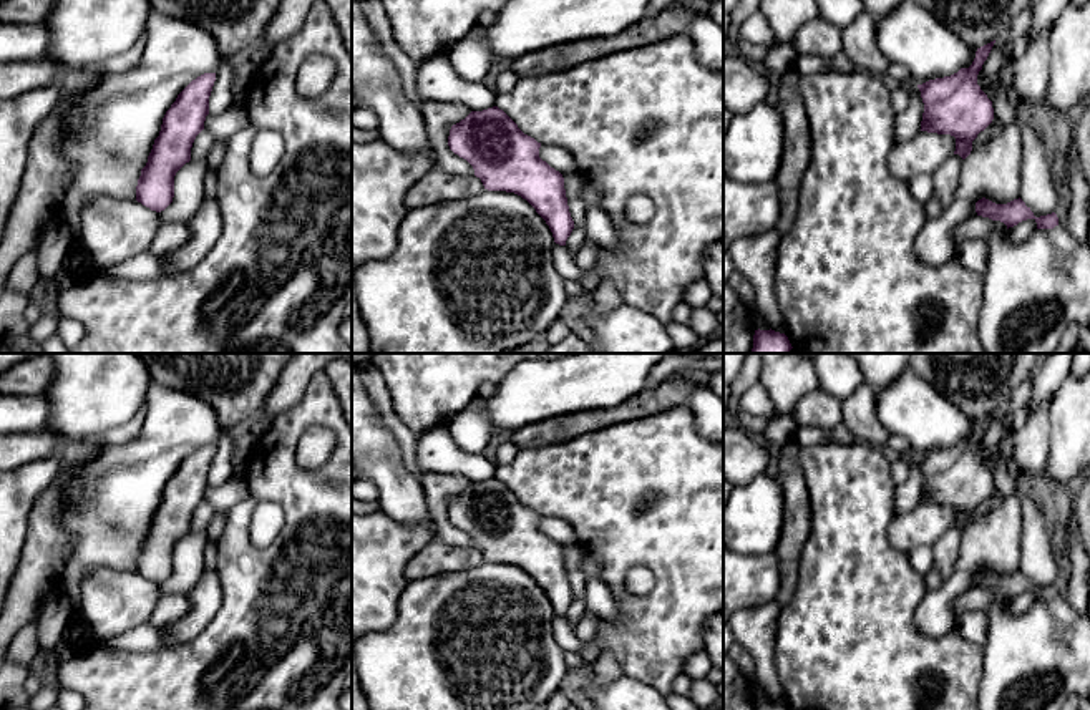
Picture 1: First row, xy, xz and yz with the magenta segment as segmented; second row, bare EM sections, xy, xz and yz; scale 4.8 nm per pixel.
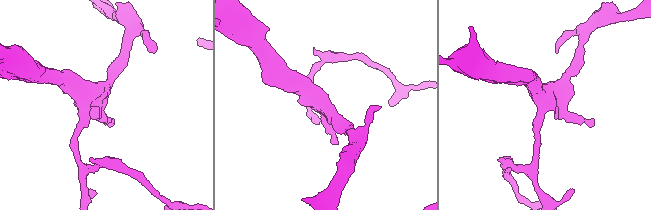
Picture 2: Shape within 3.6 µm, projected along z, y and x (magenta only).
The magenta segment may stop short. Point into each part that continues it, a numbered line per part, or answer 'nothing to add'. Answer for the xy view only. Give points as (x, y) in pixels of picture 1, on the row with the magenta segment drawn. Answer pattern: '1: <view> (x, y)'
nothing to add

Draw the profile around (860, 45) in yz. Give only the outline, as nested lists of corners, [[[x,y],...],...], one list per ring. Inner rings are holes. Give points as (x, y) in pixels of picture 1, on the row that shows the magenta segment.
[[[863,10],[851,23],[841,28],[843,53],[851,65],[869,75],[884,76],[889,60],[876,40],[876,18]]]

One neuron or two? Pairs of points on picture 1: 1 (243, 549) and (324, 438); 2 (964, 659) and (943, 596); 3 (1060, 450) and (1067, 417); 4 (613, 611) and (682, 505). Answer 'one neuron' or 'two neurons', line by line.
1: two neurons
2: two neurons
3: one neuron
4: two neurons

